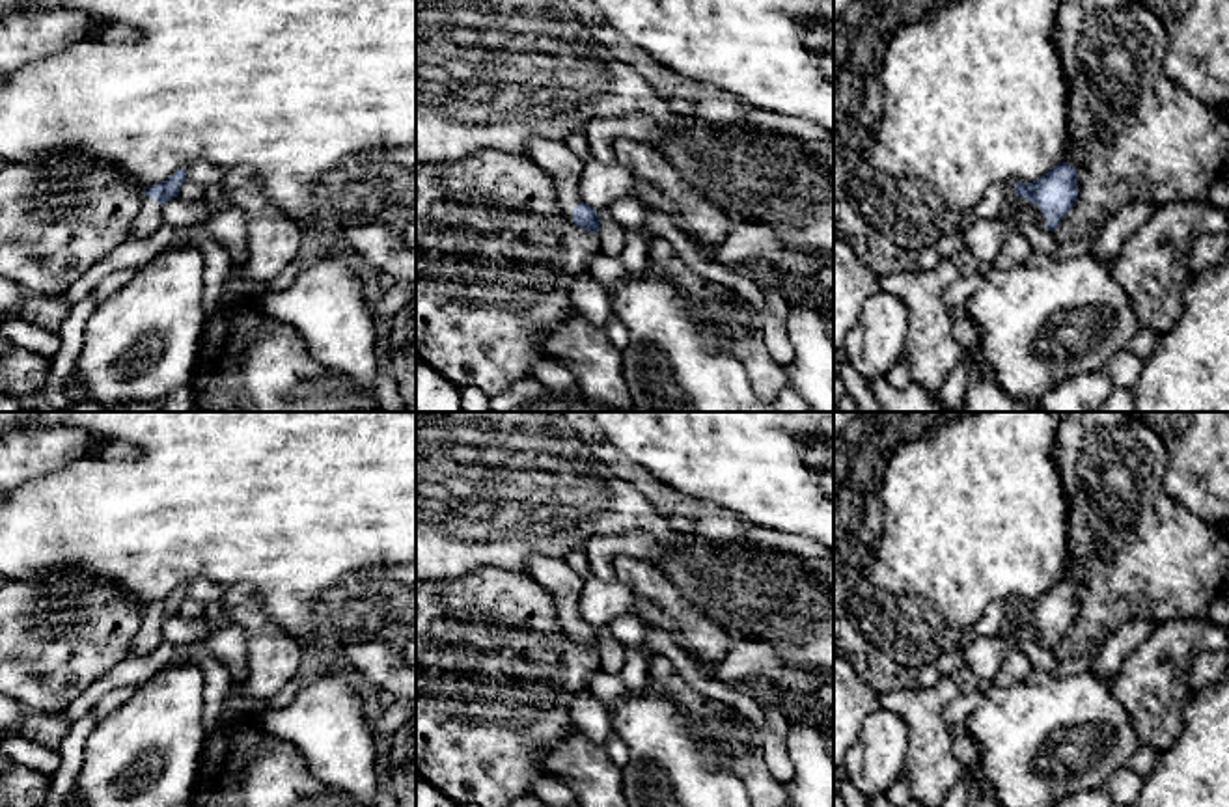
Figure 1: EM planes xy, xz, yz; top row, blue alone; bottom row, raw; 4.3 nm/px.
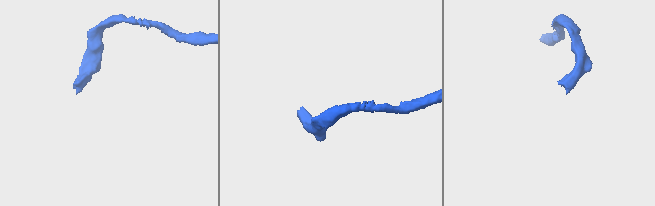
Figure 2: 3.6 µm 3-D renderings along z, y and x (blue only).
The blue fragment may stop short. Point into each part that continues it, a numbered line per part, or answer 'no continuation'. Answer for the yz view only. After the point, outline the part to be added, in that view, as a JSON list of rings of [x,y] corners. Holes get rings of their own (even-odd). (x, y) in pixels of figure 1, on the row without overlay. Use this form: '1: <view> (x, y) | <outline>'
1: yz (1011, 623) | [[[1009,602],[1007,604],[1007,611],[1005,611],[1001,628],[998,630],[996,636],[1007,637],[1007,636],[1018,632],[1026,624],[1031,624],[1033,630],[1035,630],[1033,641],[1037,641],[1041,645],[1046,645],[1046,636],[1044,636],[1041,624],[1039,622],[1033,622],[1033,621],[1029,622],[1026,615],[1018,615],[1015,602]]]

